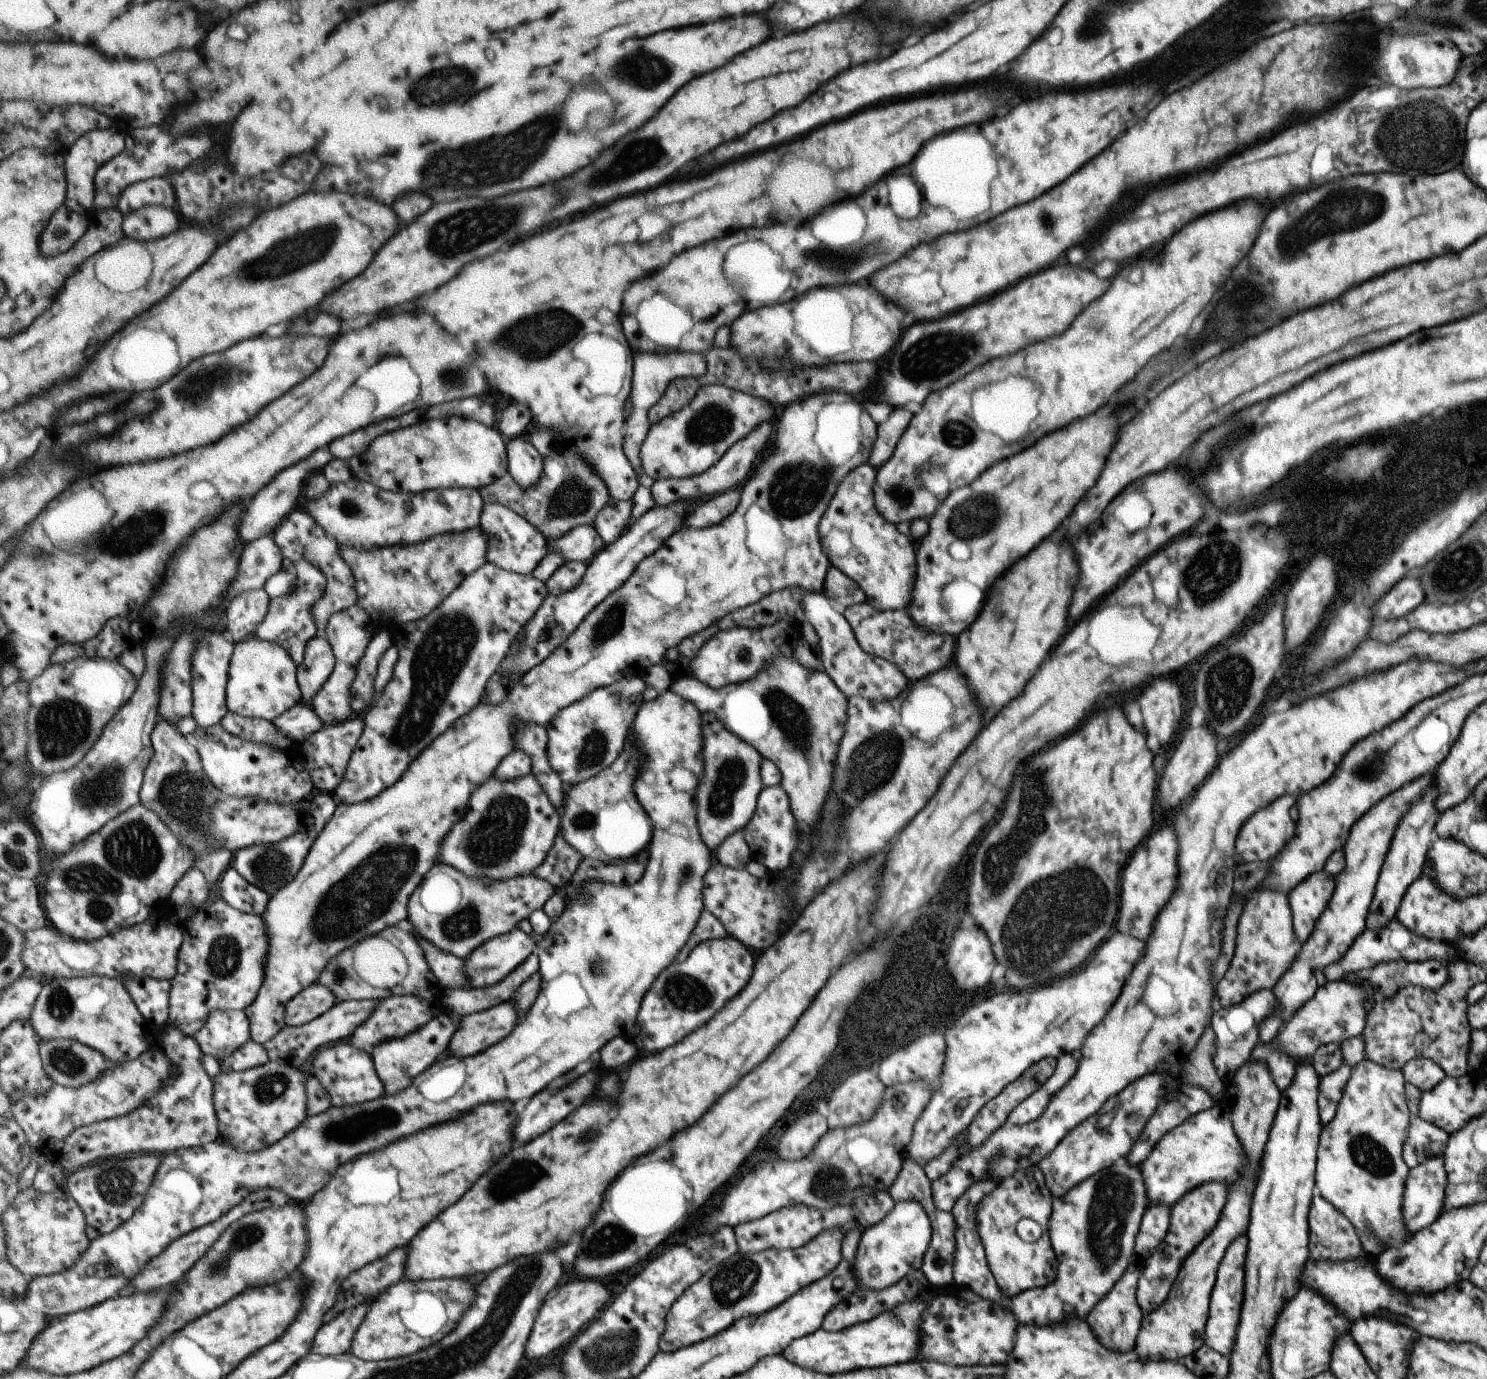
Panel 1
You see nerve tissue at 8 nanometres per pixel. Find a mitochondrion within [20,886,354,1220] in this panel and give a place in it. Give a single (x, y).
(116, 1184)

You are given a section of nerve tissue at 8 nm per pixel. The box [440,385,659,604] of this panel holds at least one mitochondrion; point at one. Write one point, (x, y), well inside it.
(573, 497)

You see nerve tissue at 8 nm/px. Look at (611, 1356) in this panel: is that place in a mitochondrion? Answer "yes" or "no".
yes

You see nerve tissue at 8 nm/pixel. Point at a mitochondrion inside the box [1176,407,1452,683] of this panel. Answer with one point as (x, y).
(1212, 572)

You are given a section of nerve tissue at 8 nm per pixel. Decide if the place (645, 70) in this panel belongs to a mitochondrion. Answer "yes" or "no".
yes

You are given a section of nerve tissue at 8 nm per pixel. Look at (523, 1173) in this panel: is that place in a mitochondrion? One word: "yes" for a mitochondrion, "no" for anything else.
yes

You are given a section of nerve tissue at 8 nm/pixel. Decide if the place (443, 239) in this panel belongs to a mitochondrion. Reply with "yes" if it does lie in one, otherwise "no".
yes

